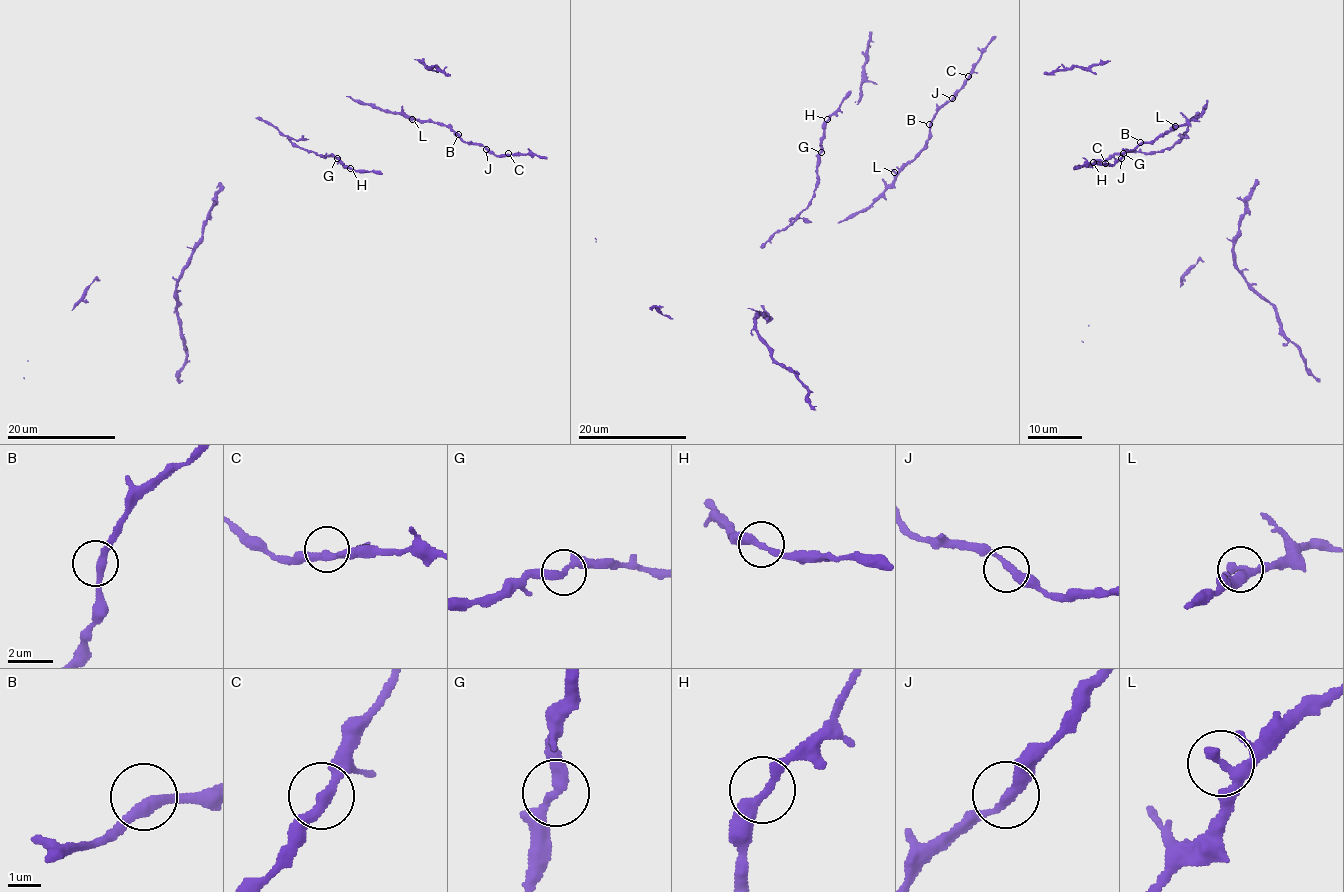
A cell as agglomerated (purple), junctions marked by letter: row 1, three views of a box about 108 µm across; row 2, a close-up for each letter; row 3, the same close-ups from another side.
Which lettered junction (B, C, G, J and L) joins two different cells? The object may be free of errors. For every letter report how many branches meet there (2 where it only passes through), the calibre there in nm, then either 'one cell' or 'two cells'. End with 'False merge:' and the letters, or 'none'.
B: branches 2; calibre 300 nm; one cell
C: branches 2; calibre 320 nm; one cell
G: branches 2; calibre 300 nm; one cell
J: branches 2; calibre 320 nm; one cell
L: branches 2; calibre 300 nm; one cell
False merge: none

